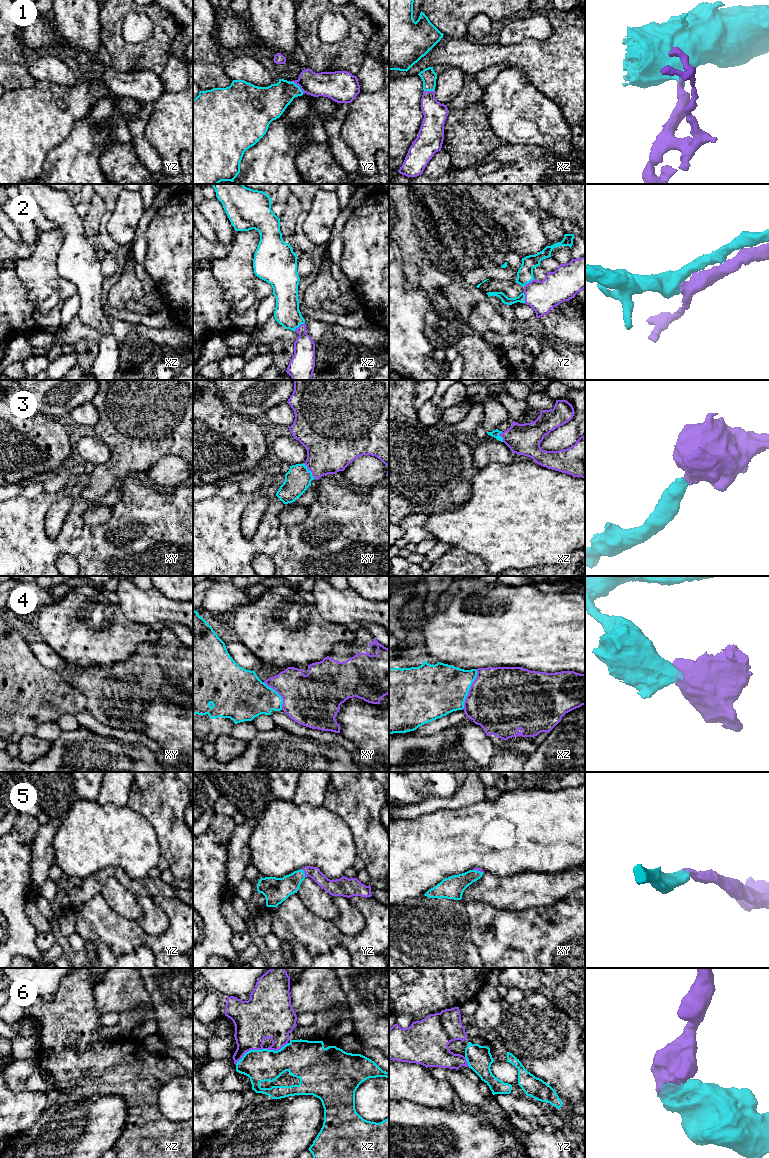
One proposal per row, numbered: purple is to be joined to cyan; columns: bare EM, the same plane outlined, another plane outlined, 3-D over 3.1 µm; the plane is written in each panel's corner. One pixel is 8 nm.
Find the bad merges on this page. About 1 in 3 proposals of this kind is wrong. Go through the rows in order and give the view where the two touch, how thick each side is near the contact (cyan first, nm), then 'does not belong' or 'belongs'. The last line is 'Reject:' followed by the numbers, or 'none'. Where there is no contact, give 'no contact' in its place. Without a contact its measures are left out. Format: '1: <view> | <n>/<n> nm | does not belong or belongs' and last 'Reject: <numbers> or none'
1: yz | 240/200 nm | belongs
2: xz | 200/180 nm | belongs
3: xy | 200/380 nm | belongs
4: xz | 400/500 nm | does not belong
5: yz | 190/110 nm | belongs
6: xz | 260/340 nm | belongs
Reject: 4

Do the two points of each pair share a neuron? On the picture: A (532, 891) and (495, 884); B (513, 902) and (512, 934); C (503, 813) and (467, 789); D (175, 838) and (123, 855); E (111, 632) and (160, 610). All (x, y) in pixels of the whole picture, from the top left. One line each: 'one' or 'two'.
A: one
B: two
C: two
D: two
E: two

